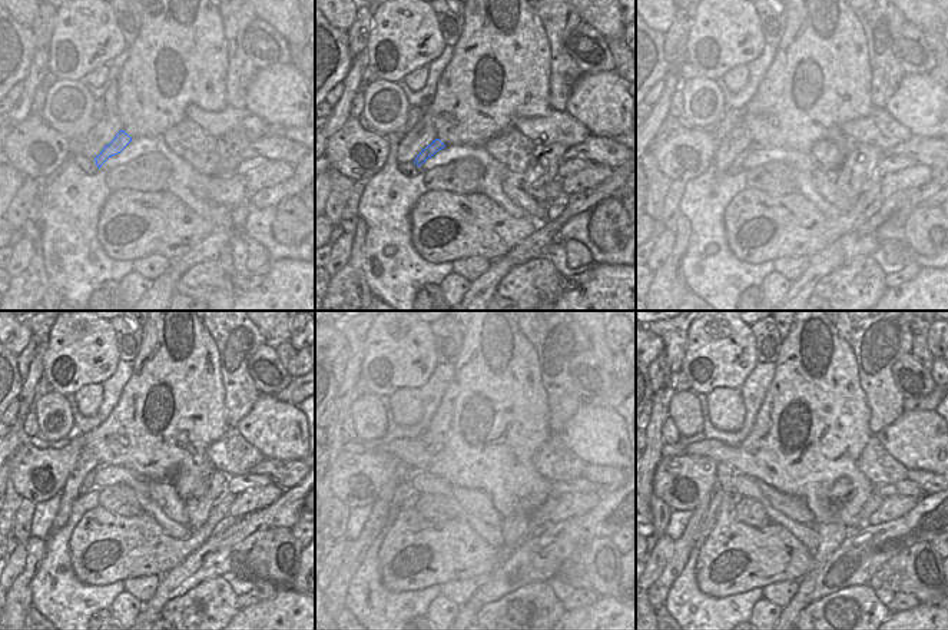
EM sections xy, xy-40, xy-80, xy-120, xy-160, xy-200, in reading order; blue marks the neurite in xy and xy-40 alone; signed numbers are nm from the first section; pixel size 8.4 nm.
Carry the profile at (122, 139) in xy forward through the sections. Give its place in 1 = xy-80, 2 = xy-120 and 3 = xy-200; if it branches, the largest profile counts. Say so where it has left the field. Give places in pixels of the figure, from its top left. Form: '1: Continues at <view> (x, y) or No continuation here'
1: Continues at xy-80 (741, 158)
2: Continues at xy-120 (88, 486)
3: Continues at xy-200 (719, 497).

